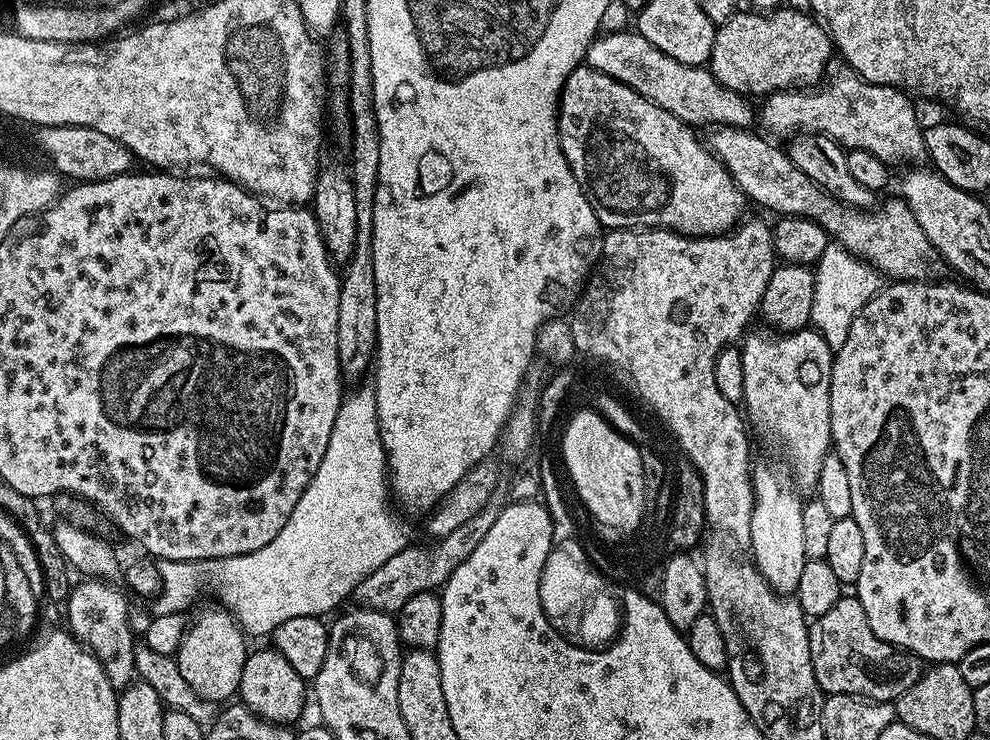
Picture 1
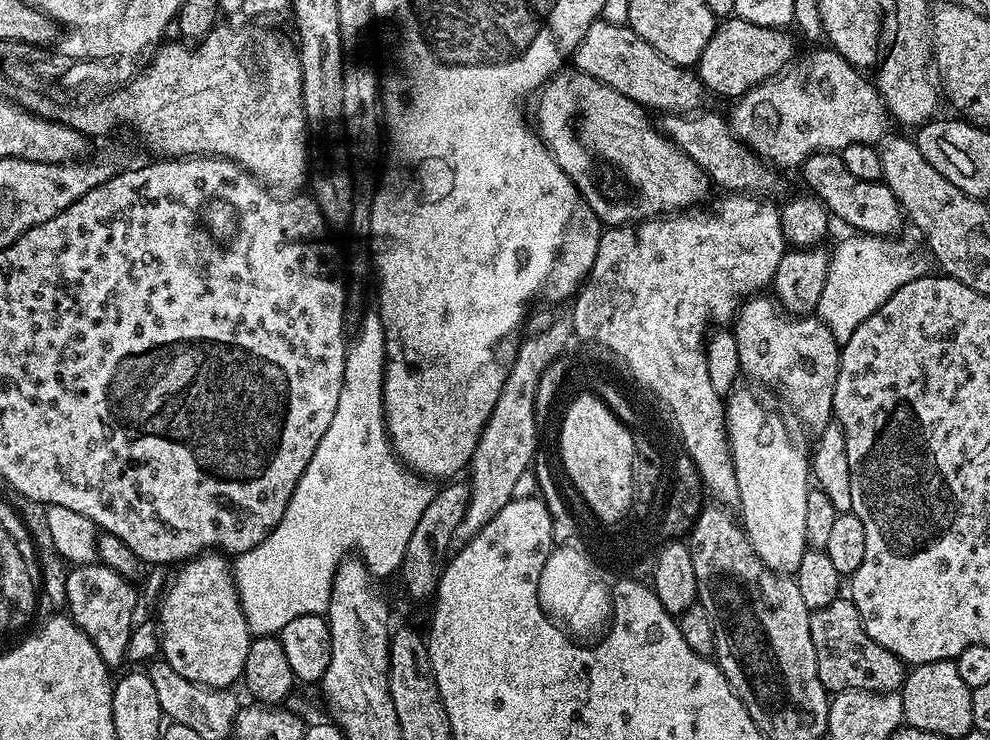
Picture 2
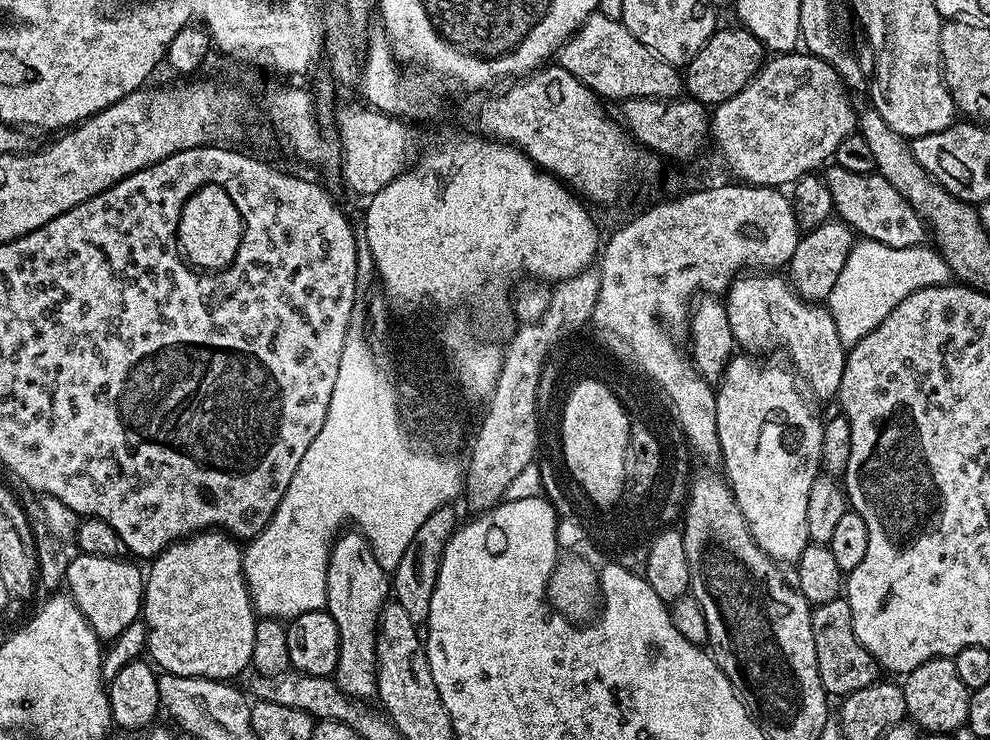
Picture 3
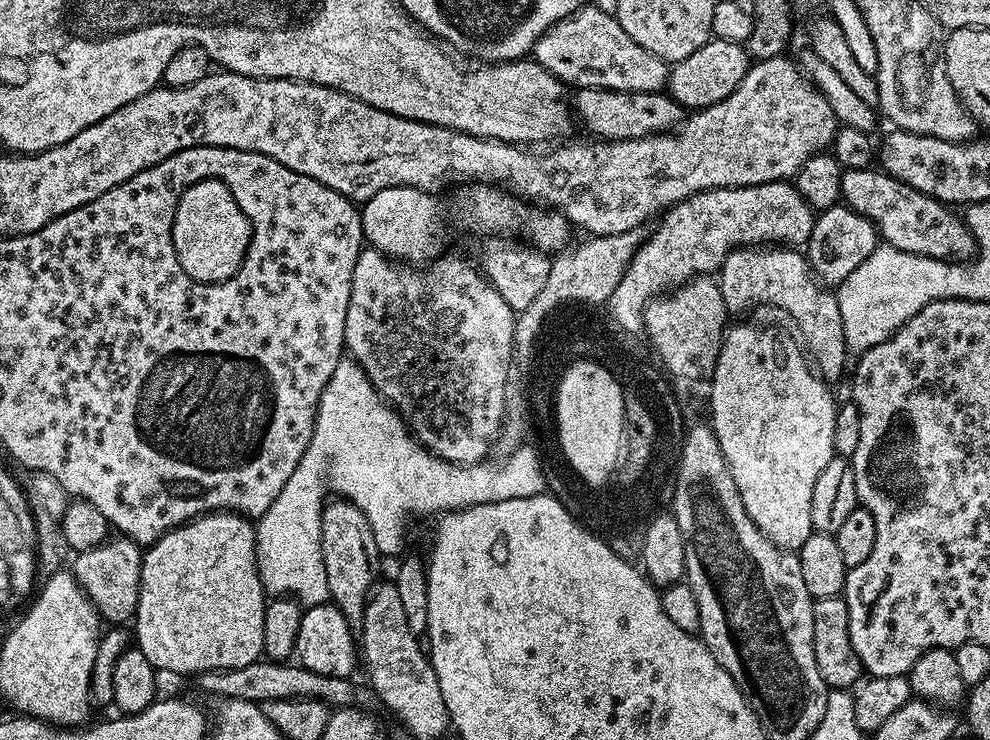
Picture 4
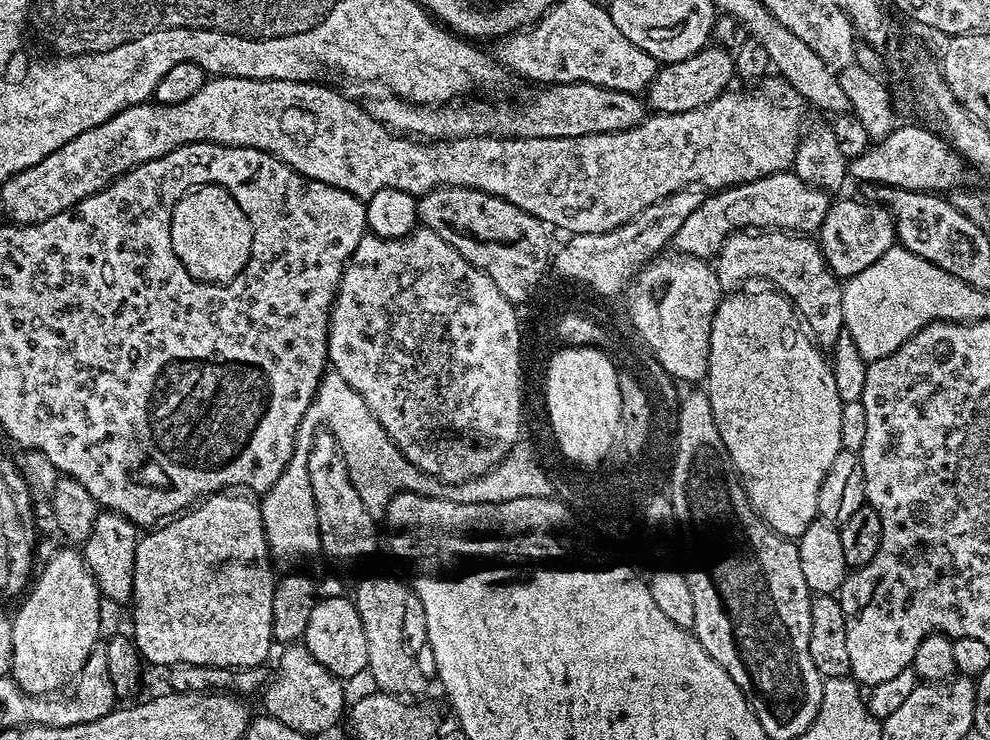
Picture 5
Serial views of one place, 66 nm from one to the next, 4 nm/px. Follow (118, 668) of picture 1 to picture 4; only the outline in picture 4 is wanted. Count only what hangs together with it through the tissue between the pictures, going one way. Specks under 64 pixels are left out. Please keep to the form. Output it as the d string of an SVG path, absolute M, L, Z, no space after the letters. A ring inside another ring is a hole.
M117 535L94 550L75 553L74 559L76 561L70 565L70 571L80 583L80 589L88 595L101 621L112 626L127 625L136 615L140 597L140 567L144 561L141 545L127 536Z

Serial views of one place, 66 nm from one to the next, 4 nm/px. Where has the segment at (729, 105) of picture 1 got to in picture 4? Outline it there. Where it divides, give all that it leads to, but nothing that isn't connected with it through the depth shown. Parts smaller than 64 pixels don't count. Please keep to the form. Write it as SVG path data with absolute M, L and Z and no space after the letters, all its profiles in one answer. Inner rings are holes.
M595 6L579 8L538 38L534 59L565 86L609 88L615 92L659 92L667 85L669 65L644 49L616 21L615 15Z

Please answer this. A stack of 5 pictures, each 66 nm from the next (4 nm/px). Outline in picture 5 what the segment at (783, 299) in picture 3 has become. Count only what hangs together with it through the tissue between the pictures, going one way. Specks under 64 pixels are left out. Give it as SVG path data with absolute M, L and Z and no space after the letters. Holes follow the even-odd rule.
M745 230L734 232L726 238L719 254L714 257L716 277L721 289L731 294L741 287L740 280L769 280L771 287L792 301L801 321L806 325L817 345L824 350L832 350L838 342L839 332L845 329L842 314L841 281L828 268L826 258L822 254L819 243L811 235L793 234L783 230Z

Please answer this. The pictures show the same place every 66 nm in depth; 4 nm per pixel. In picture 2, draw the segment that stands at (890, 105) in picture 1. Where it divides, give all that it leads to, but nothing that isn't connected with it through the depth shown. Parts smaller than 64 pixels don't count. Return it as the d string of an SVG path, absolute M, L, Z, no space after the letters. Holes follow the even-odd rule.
M823 46L809 56L793 59L784 69L764 80L757 88L751 88L735 101L736 109L730 115L732 133L761 160L777 169L799 169L815 152L839 153L851 144L879 145L889 135L890 117L884 107L884 99L871 83L864 81L865 73L852 67L831 47Z

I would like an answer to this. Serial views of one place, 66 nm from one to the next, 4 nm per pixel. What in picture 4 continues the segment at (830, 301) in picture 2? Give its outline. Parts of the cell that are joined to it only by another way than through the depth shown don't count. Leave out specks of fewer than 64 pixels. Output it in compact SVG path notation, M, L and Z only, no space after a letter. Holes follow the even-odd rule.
M878 246L838 285L836 301L842 310L844 340L853 353L868 352L874 346L886 342L918 310L935 300L964 300L964 284L972 280L970 270L960 262L935 260L918 254L903 252L897 248Z

